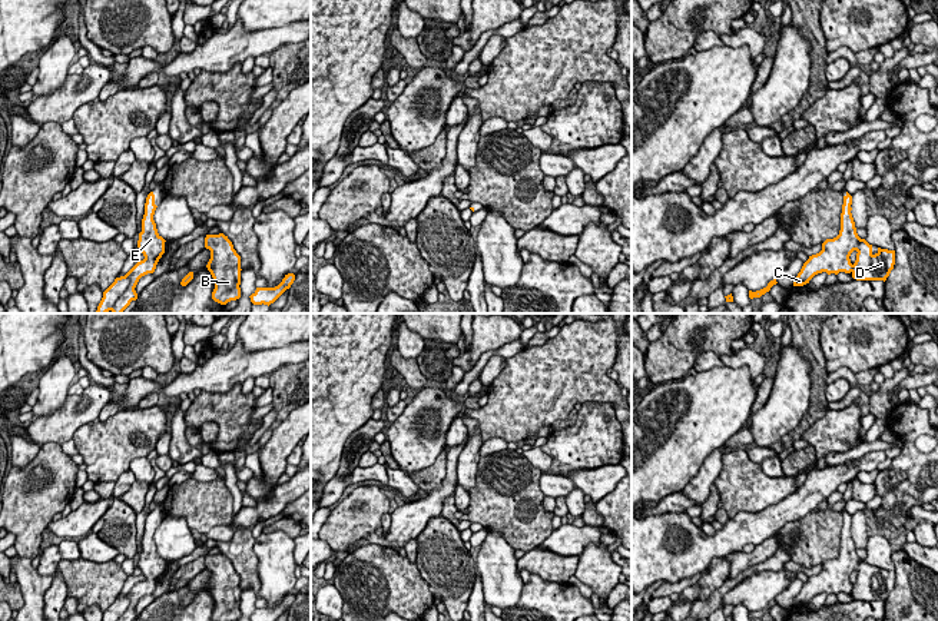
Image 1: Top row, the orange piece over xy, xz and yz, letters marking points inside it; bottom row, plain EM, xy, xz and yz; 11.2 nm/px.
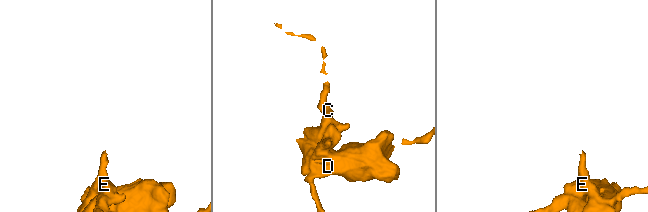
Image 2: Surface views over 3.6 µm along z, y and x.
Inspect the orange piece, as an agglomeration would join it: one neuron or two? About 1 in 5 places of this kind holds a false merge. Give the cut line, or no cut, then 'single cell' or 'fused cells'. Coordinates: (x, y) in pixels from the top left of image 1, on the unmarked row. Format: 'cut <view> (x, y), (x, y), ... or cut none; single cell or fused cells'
cut none; single cell

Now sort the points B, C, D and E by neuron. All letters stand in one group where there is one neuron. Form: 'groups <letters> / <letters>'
groups B C D E

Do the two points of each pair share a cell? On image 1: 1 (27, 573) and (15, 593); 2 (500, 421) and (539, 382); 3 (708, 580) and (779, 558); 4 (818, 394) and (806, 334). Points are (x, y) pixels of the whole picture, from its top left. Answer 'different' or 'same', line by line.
1: different
2: same
3: different
4: same

